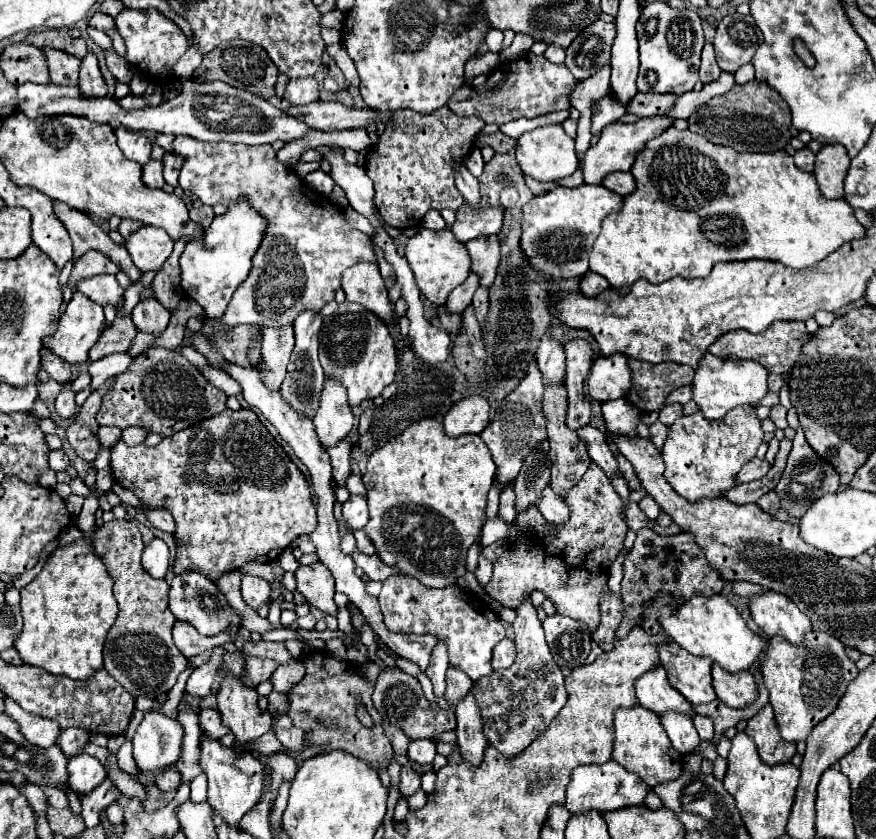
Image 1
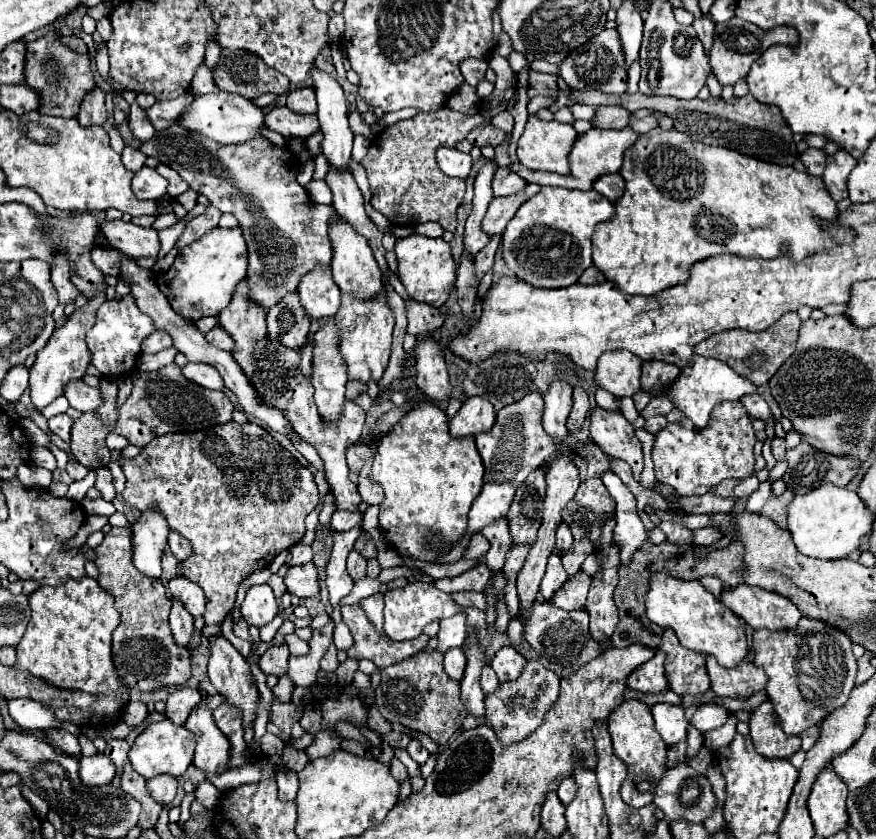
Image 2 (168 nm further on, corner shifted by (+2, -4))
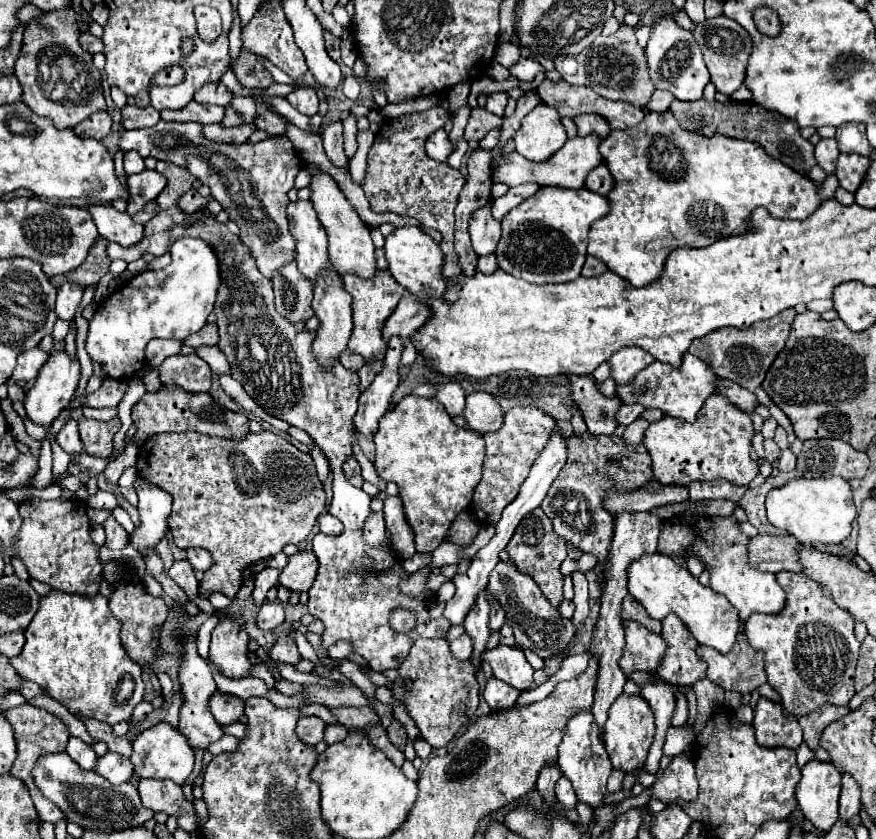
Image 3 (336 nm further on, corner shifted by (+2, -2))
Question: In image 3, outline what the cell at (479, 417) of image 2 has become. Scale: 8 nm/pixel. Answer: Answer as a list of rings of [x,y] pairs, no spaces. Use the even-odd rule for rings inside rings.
[[[472,392],[466,398],[466,408],[464,408],[464,420],[466,420],[466,428],[478,432],[478,434],[486,434],[486,432],[494,432],[502,426],[502,410],[498,406],[498,402],[486,394],[486,392]]]

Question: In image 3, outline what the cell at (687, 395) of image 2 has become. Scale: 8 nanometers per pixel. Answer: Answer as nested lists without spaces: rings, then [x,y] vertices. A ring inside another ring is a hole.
[[[686,354],[682,358],[682,366],[674,368],[670,364],[664,362],[654,362],[648,368],[644,368],[642,372],[638,372],[638,376],[634,378],[634,382],[626,384],[626,386],[618,386],[618,398],[624,404],[642,404],[644,408],[658,408],[668,416],[674,418],[682,418],[686,422],[694,422],[698,410],[702,408],[702,404],[706,402],[706,398],[710,398],[712,394],[716,394],[718,388],[718,374],[712,370],[710,364],[706,364],[704,360]]]

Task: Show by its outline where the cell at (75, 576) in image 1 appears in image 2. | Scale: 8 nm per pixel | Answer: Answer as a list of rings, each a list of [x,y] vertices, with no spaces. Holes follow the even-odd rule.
[[[94,578],[68,580],[58,588],[42,586],[30,594],[30,608],[32,620],[16,646],[16,670],[32,672],[48,686],[64,690],[116,696],[130,692],[130,688],[122,688],[112,662],[112,632],[120,624],[120,614],[114,608],[114,598]]]

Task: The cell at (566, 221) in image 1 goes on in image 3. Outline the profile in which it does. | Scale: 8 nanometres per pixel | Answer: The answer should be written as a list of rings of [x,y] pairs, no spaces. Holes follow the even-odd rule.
[[[540,188],[534,196],[502,218],[502,236],[496,248],[500,270],[532,284],[560,284],[576,280],[586,260],[590,224],[604,218],[608,212],[608,198],[588,188]]]

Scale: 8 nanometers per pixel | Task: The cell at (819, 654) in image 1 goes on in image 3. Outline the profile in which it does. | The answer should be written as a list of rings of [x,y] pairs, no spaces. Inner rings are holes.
[[[780,572],[776,580],[786,590],[784,610],[776,616],[752,614],[744,630],[750,646],[764,652],[768,684],[780,694],[782,708],[794,718],[802,718],[822,704],[848,706],[856,694],[854,666],[860,650],[860,642],[854,638],[854,618],[802,574]]]

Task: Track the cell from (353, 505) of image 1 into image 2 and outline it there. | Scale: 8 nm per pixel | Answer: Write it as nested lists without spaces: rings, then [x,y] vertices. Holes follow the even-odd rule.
[[[336,510],[330,518],[330,528],[334,532],[346,532],[350,528],[354,528],[358,522],[360,522],[362,514],[360,512],[344,512],[344,510]]]

